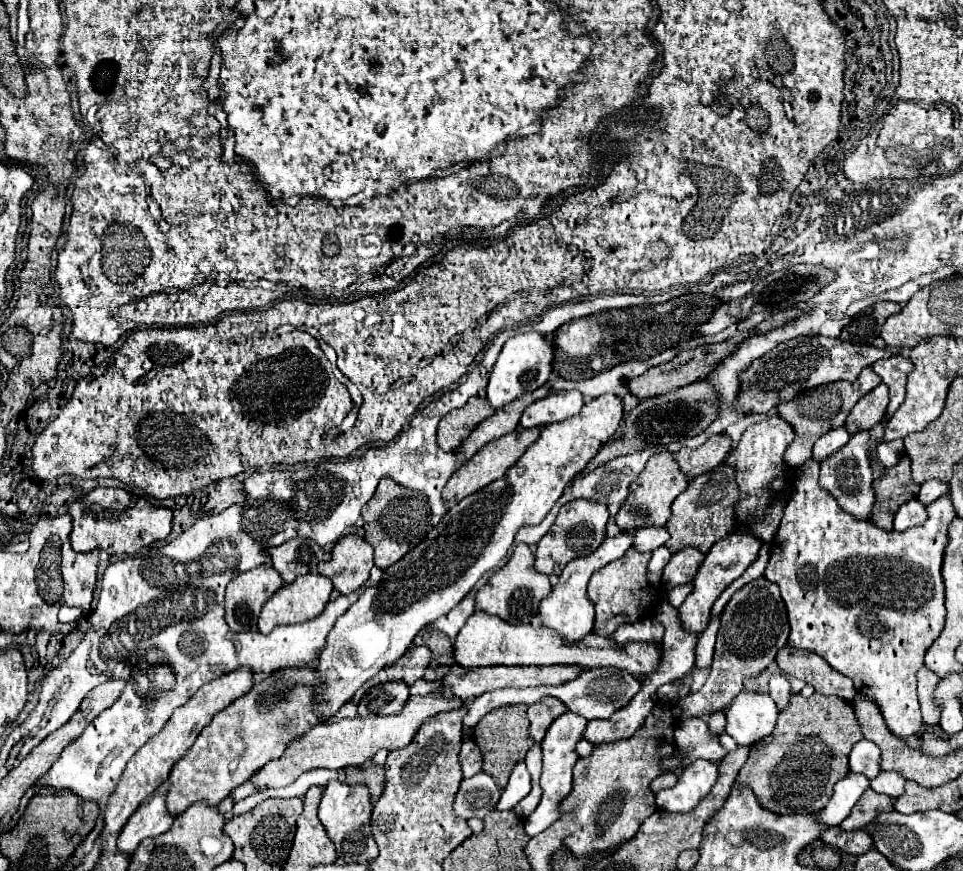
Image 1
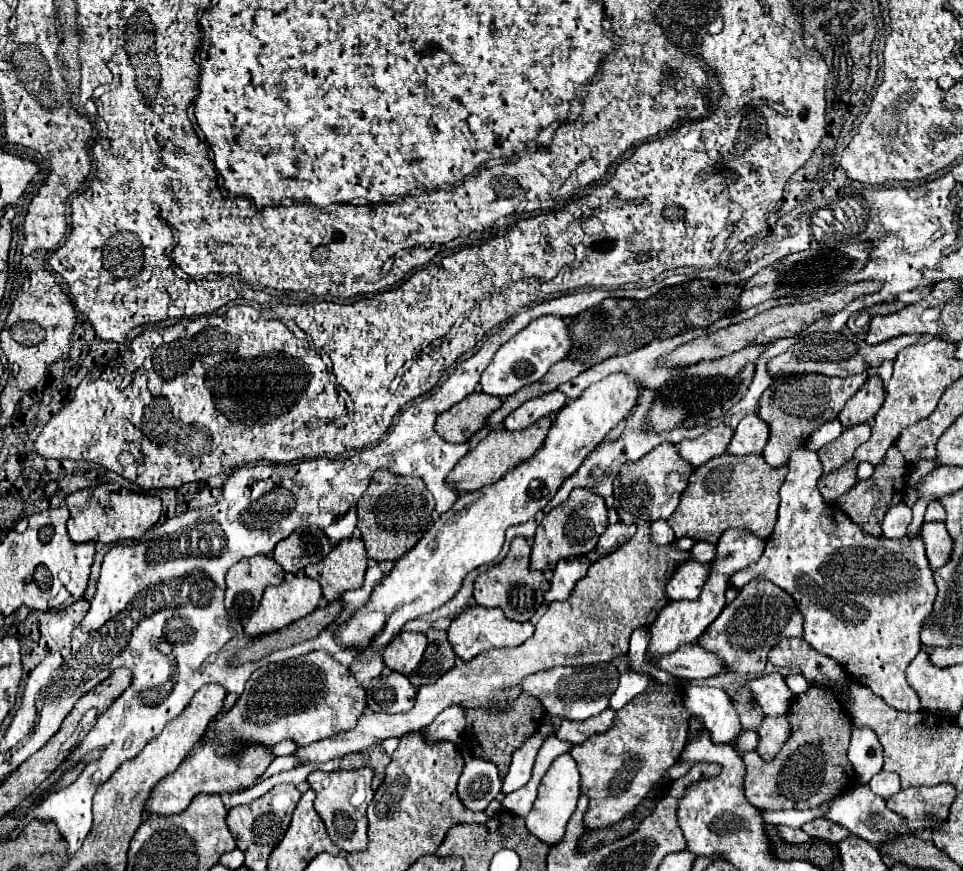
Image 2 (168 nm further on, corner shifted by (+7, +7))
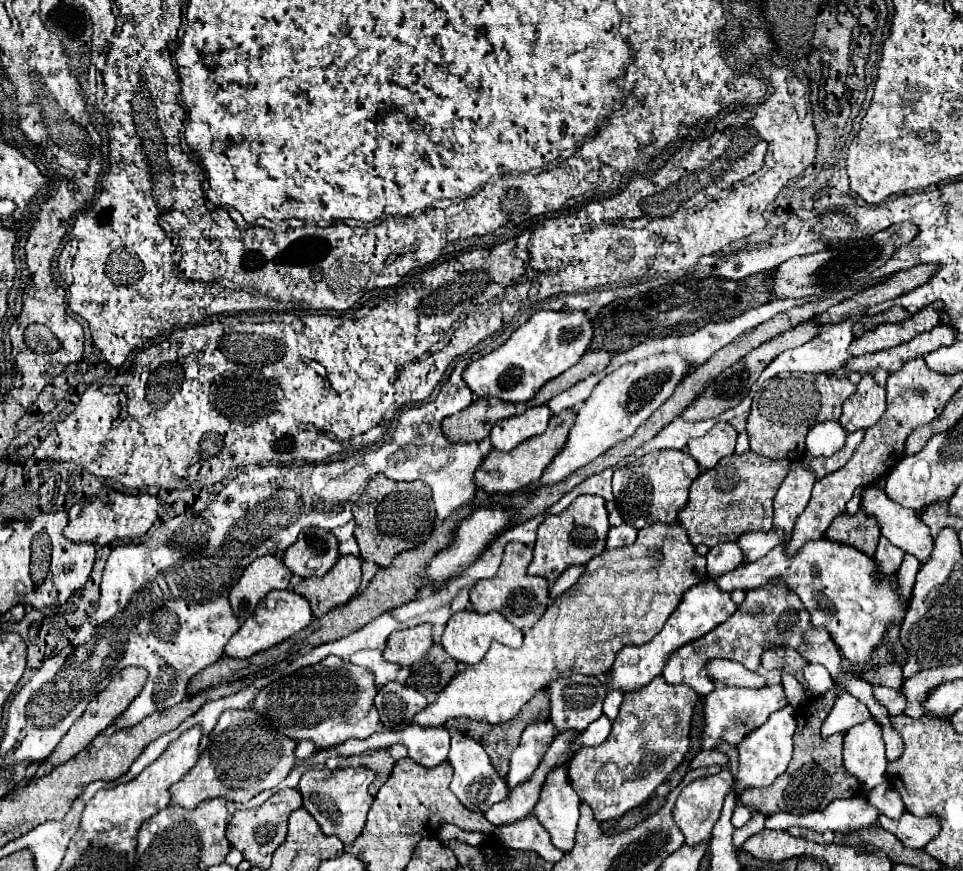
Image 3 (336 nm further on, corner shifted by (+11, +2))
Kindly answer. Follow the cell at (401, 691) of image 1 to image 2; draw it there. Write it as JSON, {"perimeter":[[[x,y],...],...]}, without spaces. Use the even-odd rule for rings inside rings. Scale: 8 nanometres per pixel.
{"perimeter":[[[402,673],[380,675],[366,687],[366,709],[380,713],[410,711],[416,697],[416,689],[410,685],[408,677]]]}

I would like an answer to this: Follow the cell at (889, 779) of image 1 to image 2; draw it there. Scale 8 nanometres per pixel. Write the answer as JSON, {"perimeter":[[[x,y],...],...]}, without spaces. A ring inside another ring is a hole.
{"perimeter":[[[880,771],[870,779],[868,785],[876,795],[890,799],[892,795],[896,795],[896,791],[900,791],[900,777],[894,771]]]}

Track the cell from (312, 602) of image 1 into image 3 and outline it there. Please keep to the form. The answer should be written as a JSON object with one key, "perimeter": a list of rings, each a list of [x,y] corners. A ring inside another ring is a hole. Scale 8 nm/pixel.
{"perimeter":[[[276,590],[270,592],[256,608],[254,616],[250,616],[240,628],[238,632],[228,640],[228,644],[224,646],[224,654],[230,658],[248,658],[254,656],[262,650],[268,650],[288,638],[292,638],[296,632],[304,630],[308,624],[312,622],[312,612],[310,612],[310,604],[304,600],[304,596],[290,592],[290,590]]]}

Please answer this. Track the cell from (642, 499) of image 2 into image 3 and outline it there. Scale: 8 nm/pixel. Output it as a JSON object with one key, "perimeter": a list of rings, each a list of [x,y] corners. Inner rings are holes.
{"perimeter":[[[656,450],[622,468],[614,470],[612,490],[622,520],[634,528],[646,528],[656,522],[674,524],[678,512],[688,502],[688,488],[700,476],[698,462],[682,450]]]}

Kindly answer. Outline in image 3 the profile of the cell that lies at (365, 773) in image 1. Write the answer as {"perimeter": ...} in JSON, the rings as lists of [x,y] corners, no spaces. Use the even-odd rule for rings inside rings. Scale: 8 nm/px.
{"perimeter":[[[386,748],[368,750],[368,752],[360,754],[360,756],[340,758],[340,764],[342,764],[342,766],[366,766],[366,768],[374,770],[374,772],[376,772],[376,778],[374,778],[374,782],[372,782],[370,788],[368,788],[368,792],[370,792],[372,796],[378,794],[380,786],[388,780],[390,772],[392,772],[392,768],[394,768],[394,760],[392,760],[392,756],[390,756],[390,752],[388,752]]]}

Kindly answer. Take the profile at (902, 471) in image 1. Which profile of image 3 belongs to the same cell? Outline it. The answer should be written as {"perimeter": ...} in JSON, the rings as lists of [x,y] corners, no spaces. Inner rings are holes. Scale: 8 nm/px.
{"perimeter":[[[858,512],[856,516],[844,514],[830,524],[826,540],[848,544],[864,552],[866,556],[874,556],[880,540],[880,530],[876,530],[876,520],[868,520],[868,516],[864,516],[862,512]]]}

